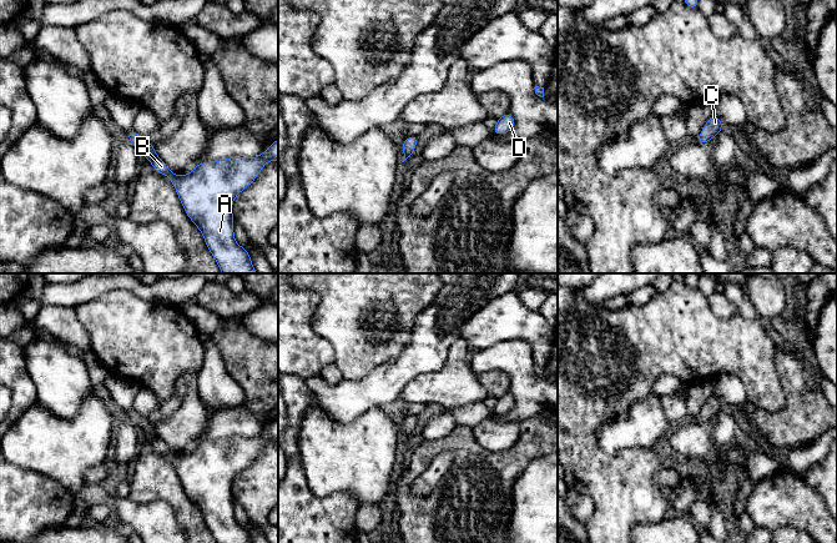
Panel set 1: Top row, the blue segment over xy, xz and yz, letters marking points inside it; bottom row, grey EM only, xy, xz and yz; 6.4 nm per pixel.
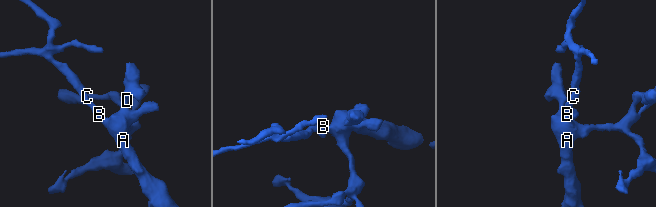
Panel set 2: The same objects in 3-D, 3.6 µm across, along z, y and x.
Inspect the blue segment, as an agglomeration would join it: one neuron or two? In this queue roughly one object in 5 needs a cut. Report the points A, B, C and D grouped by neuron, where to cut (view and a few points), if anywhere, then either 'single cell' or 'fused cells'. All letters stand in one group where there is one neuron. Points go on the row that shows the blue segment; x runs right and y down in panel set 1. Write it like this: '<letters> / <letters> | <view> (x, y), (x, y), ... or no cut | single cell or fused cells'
A B C D | no cut | single cell

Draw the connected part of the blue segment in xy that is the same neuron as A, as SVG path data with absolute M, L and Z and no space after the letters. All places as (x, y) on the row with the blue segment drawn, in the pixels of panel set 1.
M135 130L126 132L130 144L142 151L157 174L170 179L188 218L202 232L205 243L216 260L222 273L257 273L247 248L241 247L235 238L232 205L239 192L247 188L259 175L268 161L278 161L278 139L256 157L233 156L215 162L197 164L187 175L177 176L161 160L155 146Z

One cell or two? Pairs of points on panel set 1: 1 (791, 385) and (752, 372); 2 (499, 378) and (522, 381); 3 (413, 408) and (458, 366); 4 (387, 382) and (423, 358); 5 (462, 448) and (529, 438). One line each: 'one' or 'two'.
1: two
2: two
3: two
4: one
5: one

